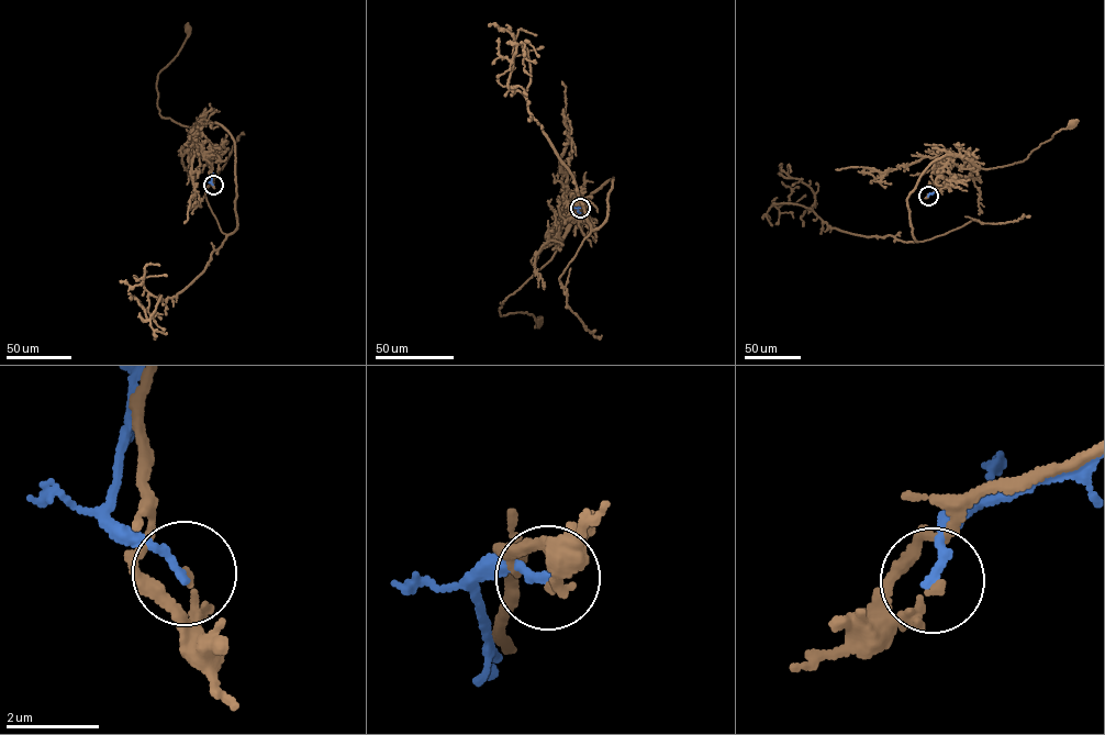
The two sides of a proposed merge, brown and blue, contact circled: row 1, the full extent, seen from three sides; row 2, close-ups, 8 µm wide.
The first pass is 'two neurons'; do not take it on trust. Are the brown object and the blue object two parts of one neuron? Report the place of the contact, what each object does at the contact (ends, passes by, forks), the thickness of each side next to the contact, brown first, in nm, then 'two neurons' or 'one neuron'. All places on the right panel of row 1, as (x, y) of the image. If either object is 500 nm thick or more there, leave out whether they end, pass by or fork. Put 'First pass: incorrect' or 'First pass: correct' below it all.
at (928, 196); brown ends there; blue ends there; 150 nm thick on the brown side, 180 nm on the other; two neurons
First pass: correct

